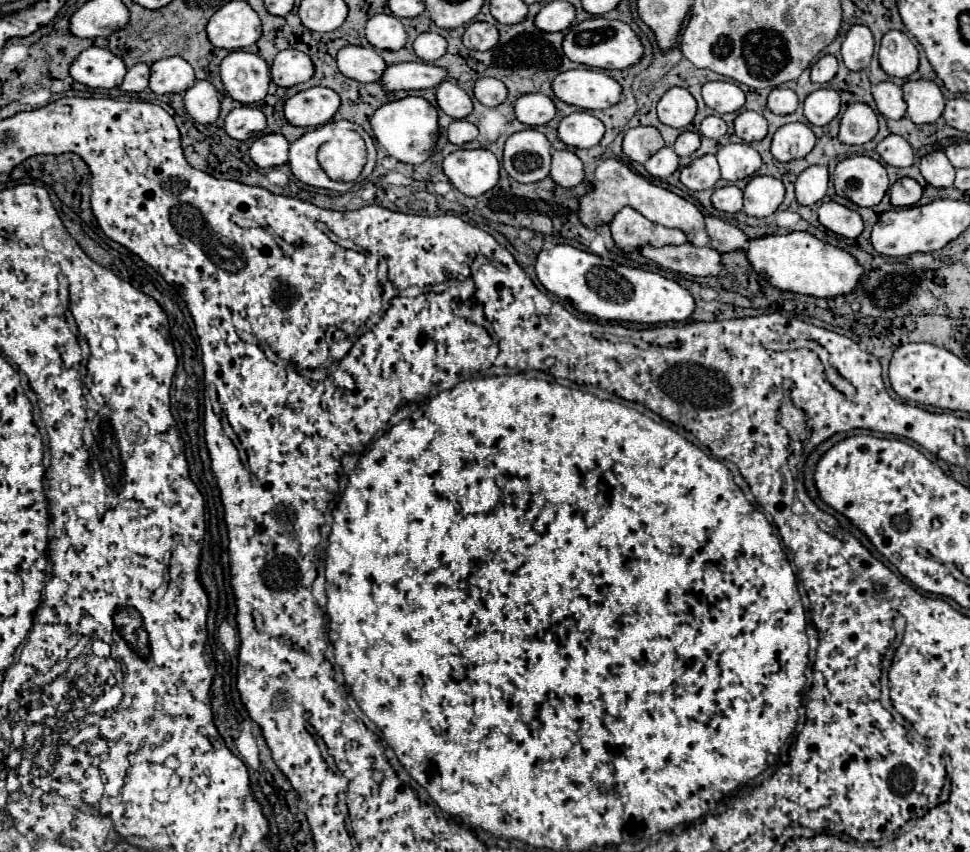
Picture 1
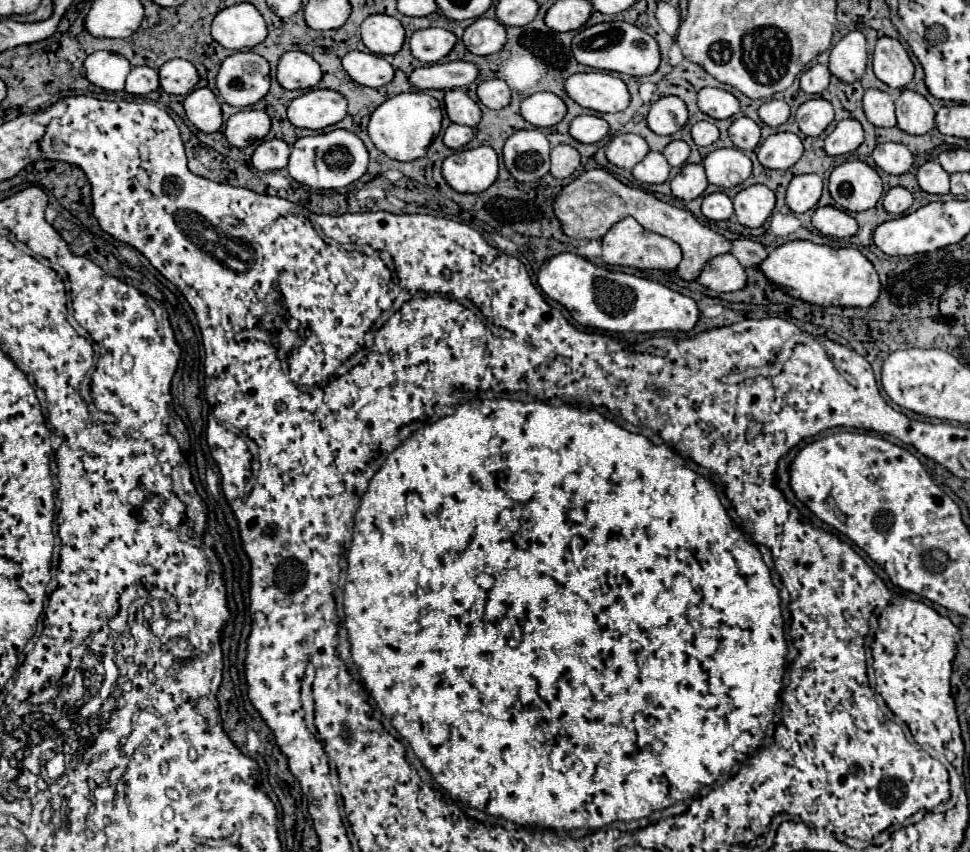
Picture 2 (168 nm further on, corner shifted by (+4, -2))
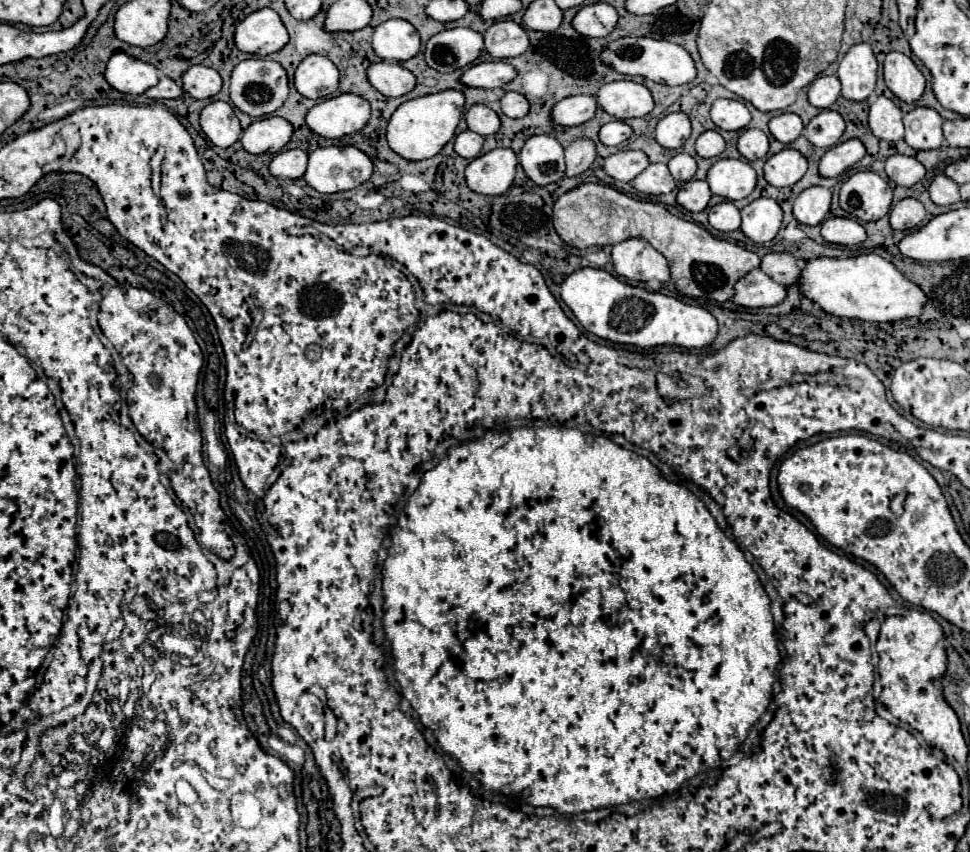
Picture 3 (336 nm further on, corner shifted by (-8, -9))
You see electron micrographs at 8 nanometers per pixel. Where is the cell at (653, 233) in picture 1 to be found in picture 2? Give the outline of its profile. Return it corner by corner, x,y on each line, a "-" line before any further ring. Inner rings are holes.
626,216
618,224
614,224
602,238
602,260
612,266
632,266
640,270
644,268
676,270
676,266
682,260
682,250
678,248
678,244
674,244
674,240
650,232
644,226
640,226
632,216

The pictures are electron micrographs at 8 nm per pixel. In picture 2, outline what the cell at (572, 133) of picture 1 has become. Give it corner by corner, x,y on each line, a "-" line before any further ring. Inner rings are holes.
578,116
570,122
570,136
582,144
594,144
608,134
608,122
600,116

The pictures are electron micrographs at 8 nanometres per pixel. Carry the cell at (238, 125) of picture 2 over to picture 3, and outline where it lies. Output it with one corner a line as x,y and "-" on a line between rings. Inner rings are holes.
266,117
254,121
242,133
242,145
248,153
262,155
262,153
278,153
292,137
294,127
282,117

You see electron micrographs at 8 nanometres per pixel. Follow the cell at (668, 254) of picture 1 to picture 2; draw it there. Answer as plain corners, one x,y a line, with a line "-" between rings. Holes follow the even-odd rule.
720,254
706,262
696,280
716,292
734,292
744,288
746,274
732,254

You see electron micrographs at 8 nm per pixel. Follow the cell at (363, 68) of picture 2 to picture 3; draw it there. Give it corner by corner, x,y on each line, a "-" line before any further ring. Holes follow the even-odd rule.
396,61
372,63
368,67
368,81
386,97
400,97
416,87
414,73

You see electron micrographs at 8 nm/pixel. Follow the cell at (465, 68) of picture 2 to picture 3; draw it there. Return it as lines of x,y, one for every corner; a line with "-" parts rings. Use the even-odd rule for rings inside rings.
490,61
490,63
478,63
466,69
462,75
462,83
468,87
484,87
494,89
510,83
518,71
506,63
506,61

